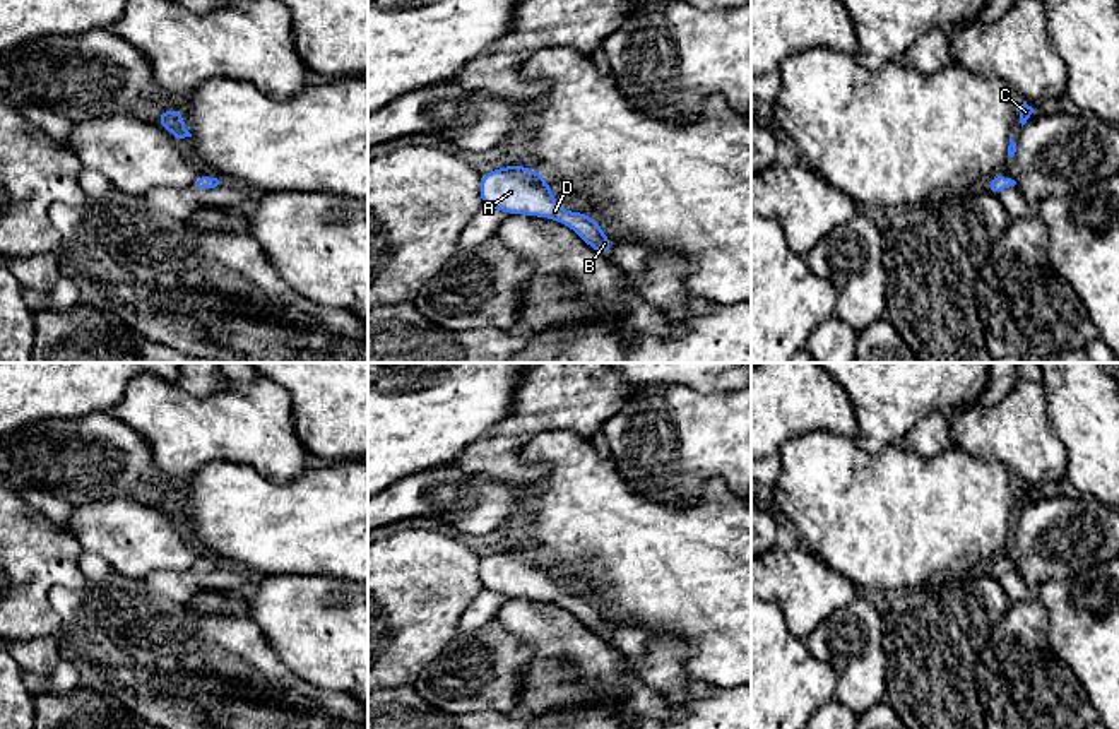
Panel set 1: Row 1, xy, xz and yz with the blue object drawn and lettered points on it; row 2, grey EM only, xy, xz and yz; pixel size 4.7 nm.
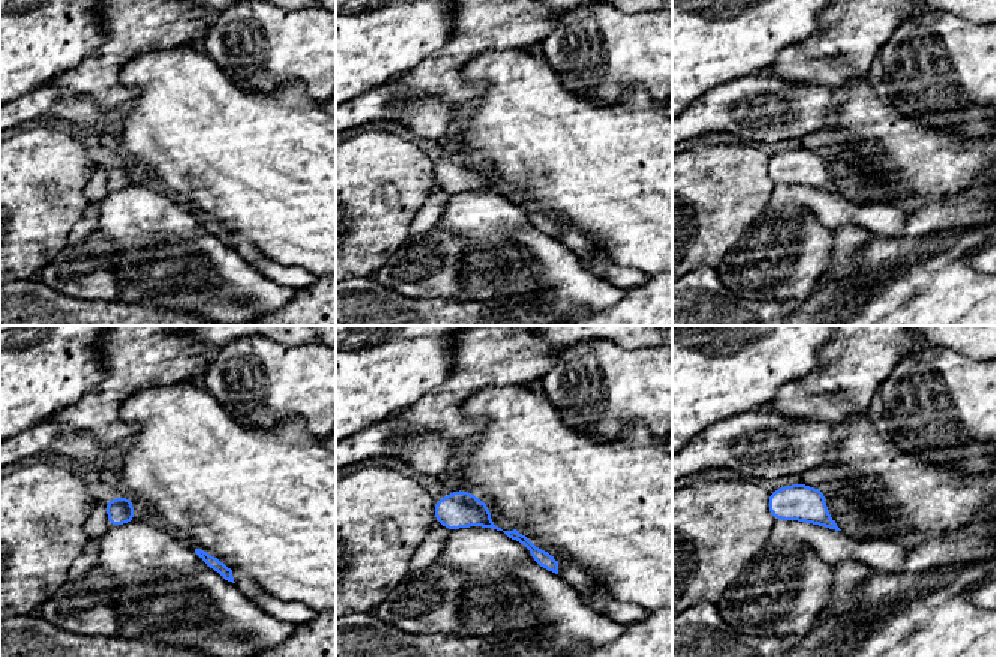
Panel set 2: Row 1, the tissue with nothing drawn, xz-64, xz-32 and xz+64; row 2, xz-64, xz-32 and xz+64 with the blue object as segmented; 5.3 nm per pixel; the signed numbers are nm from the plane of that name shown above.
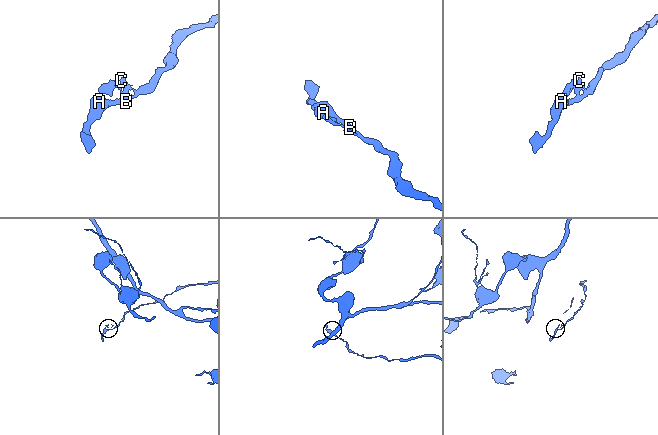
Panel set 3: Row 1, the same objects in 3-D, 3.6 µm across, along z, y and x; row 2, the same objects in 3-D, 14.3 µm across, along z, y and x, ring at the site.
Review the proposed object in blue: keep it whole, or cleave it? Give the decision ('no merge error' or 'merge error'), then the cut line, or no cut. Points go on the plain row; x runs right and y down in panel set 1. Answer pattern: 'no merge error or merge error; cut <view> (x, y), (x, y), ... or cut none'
no merge error; cut none

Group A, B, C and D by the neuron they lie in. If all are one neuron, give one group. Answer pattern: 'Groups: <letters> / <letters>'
Groups: A B C D

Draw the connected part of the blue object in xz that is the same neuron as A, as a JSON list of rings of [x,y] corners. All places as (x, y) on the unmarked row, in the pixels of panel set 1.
[[[510,548],[481,558],[479,580],[484,589],[506,597],[554,602],[578,616],[601,638],[611,635],[613,625],[604,619],[601,608],[583,596],[563,592],[544,560],[527,549]]]

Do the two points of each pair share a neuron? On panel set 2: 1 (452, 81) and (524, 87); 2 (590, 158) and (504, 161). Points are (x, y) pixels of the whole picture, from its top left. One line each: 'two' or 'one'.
1: two
2: one

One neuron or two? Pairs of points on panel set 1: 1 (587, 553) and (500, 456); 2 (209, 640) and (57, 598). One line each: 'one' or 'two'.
1: two
2: one

